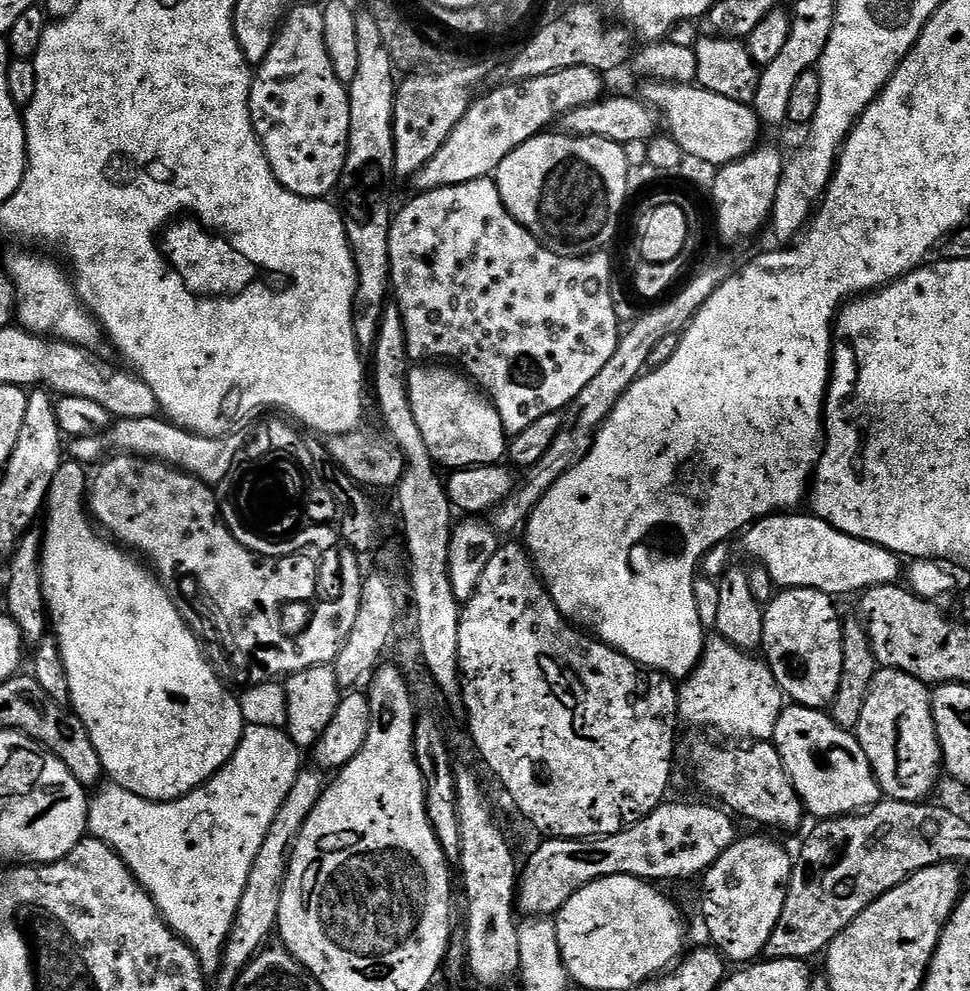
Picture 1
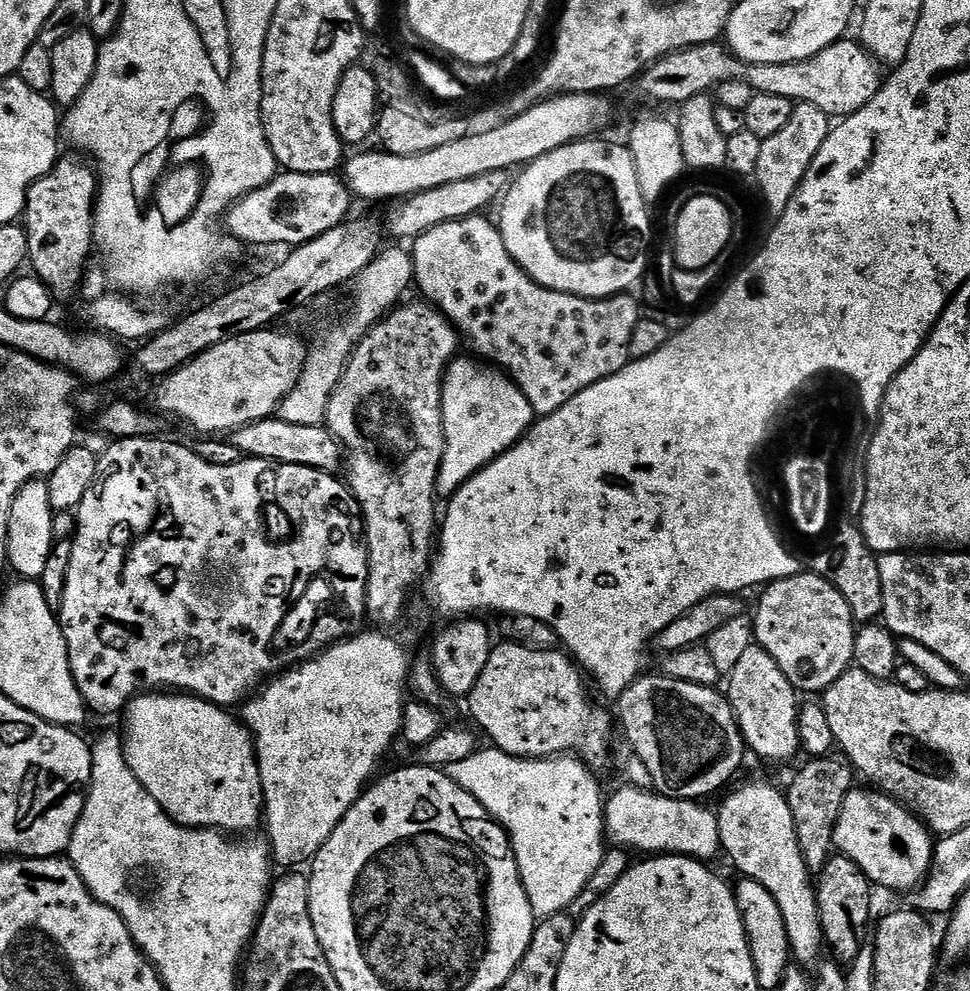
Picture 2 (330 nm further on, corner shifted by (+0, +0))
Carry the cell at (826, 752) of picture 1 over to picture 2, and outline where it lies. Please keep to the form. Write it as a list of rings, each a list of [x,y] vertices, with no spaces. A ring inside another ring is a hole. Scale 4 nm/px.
[[[879,790],[868,791],[872,792],[848,793],[834,830],[835,851],[853,860],[873,885],[881,884],[892,892],[911,893],[923,884],[932,866],[933,833],[900,801]]]

